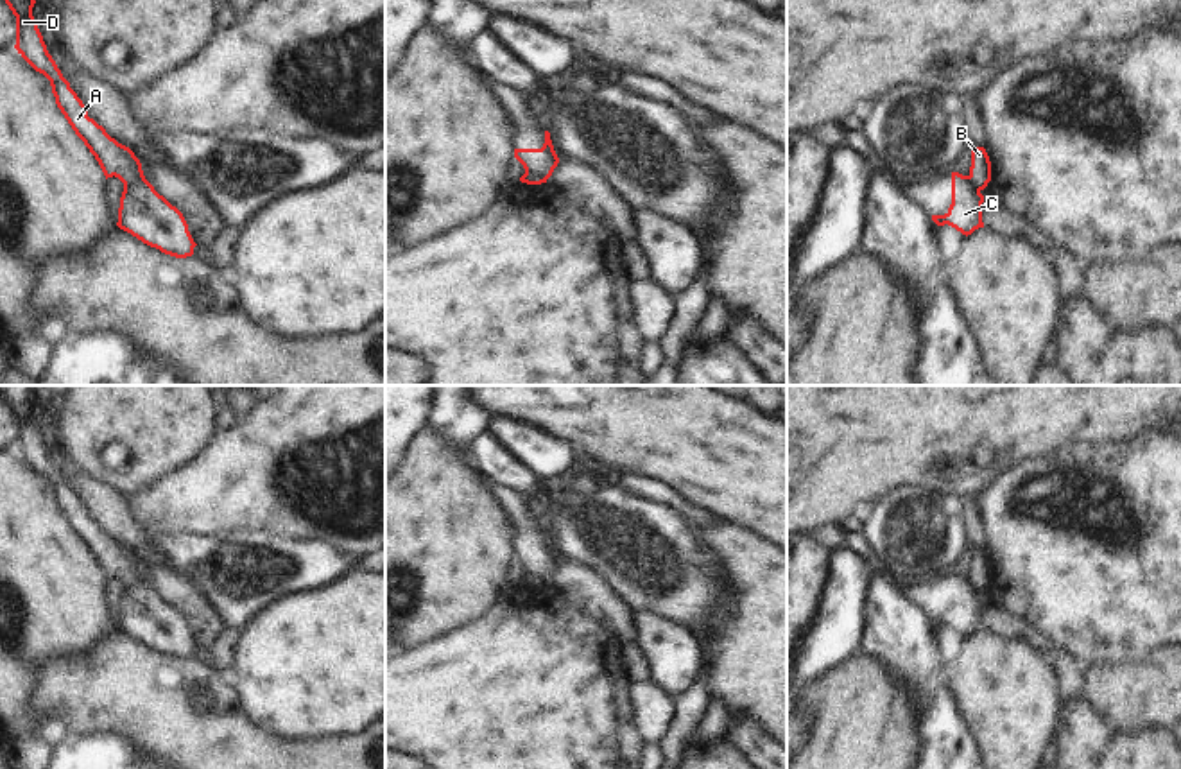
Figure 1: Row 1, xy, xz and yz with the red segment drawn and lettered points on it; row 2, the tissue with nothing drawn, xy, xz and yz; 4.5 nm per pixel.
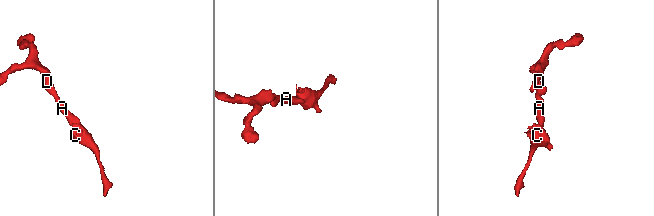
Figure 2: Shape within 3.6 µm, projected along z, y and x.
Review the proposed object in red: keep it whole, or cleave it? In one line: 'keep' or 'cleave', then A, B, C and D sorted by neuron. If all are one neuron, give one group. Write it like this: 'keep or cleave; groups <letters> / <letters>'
cleave; groups A B D / C

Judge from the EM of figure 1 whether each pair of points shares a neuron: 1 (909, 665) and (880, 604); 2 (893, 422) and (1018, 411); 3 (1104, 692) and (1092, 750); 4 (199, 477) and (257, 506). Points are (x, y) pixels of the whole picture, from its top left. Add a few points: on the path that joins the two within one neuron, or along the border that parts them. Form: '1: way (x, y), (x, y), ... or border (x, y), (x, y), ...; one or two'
1: way (909, 651), (907, 642), (891, 619); one
2: way (923, 411), (988, 411); one
3: border (1079, 696), (1117, 730), (1137, 734); two
4: way (214, 486), (237, 486), (242, 492); one

